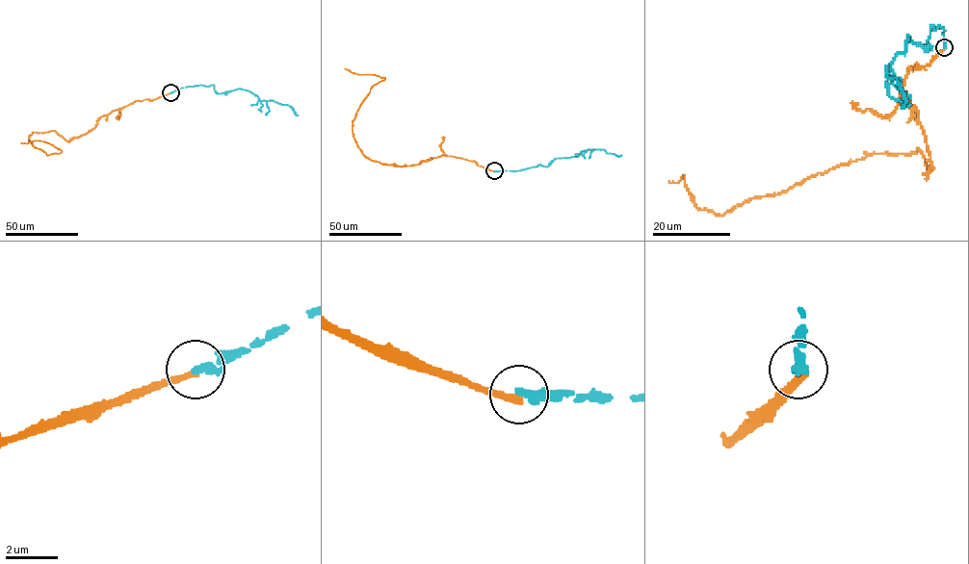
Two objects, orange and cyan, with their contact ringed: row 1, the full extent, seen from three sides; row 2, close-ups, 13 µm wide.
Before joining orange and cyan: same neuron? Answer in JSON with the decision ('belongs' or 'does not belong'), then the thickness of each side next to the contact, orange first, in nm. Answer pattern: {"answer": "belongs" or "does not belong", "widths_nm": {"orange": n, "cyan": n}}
{"answer": "does not belong", "widths_nm": {"orange": 280, "cyan": 320}}

